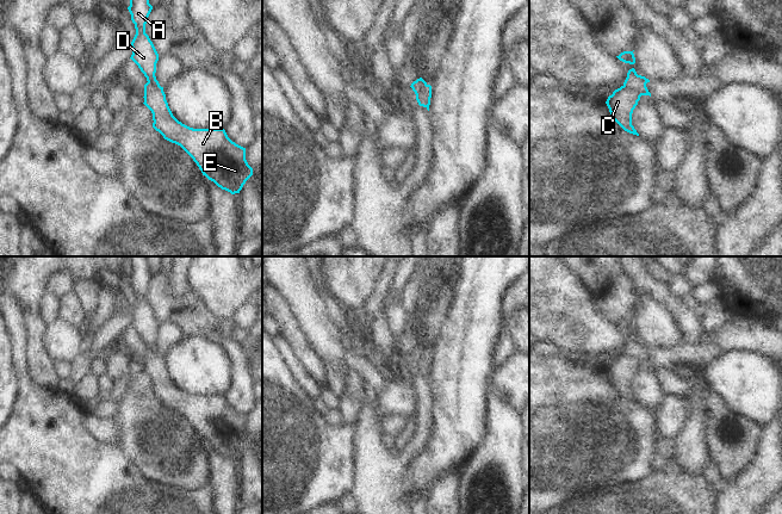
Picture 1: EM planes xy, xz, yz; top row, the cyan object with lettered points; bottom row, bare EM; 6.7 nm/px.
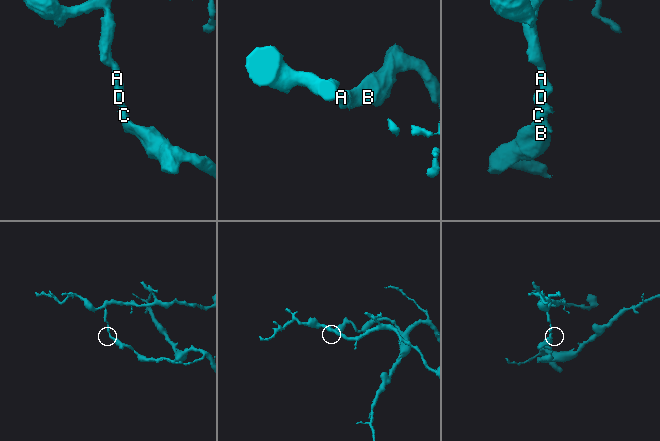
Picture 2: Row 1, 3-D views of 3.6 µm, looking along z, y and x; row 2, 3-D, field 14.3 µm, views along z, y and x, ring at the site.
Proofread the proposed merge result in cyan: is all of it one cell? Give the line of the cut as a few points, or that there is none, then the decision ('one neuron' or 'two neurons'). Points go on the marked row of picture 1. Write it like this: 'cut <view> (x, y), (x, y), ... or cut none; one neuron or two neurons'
cut yz (622, 86), (633, 88), (640, 96); two neurons

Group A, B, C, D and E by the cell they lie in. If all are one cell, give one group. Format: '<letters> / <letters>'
A D / B C E

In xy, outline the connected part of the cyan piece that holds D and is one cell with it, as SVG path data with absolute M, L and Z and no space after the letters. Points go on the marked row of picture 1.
M130 0L128 10L136 29L136 35L131 42L132 55L130 58L138 66L149 83L157 88L163 88L155 76L159 54L145 33L145 24L153 6L149 0Z

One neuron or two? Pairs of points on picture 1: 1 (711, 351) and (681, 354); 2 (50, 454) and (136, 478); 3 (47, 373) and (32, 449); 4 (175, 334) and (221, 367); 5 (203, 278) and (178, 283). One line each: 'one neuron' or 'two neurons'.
1: one neuron
2: one neuron
3: two neurons
4: two neurons
5: two neurons

